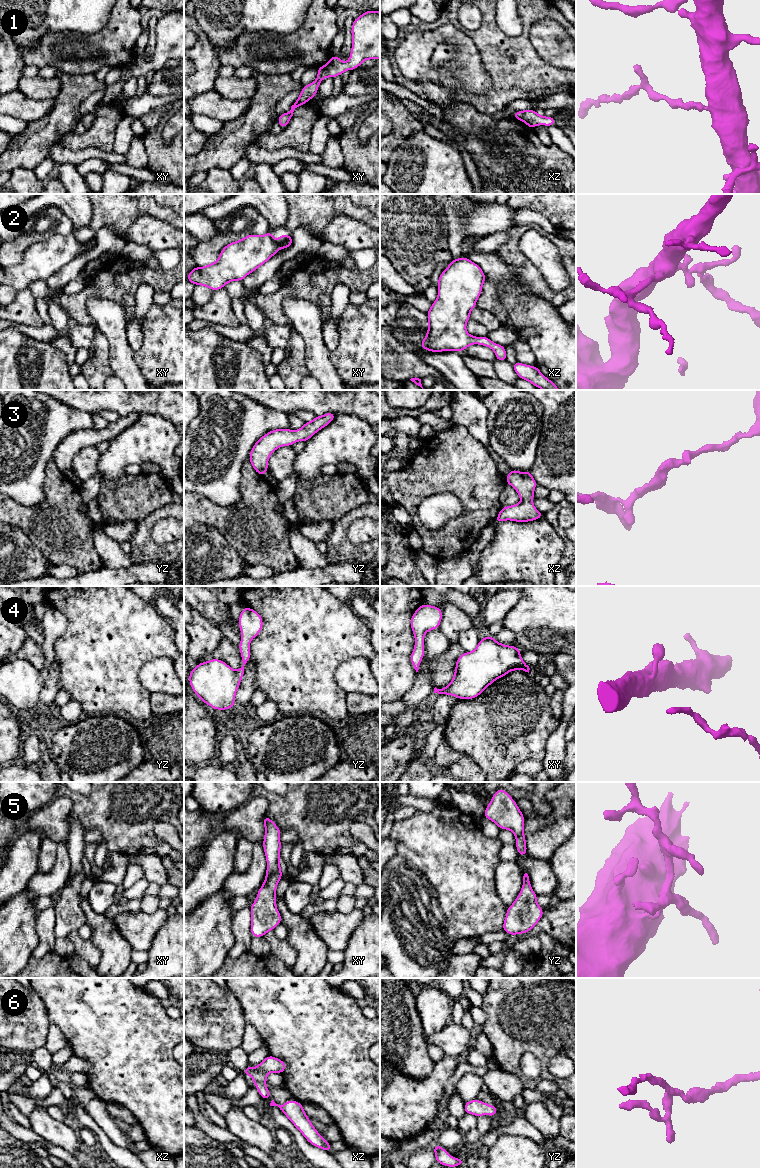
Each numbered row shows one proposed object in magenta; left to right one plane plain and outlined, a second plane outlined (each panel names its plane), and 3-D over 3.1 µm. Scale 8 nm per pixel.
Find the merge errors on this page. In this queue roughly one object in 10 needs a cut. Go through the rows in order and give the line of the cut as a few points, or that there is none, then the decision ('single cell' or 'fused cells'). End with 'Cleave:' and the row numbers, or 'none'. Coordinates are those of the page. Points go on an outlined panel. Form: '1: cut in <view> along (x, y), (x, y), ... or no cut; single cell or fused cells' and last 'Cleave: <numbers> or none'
1: no cut; single cell
2: no cut; single cell
3: no cut; single cell
4: no cut; single cell
5: no cut; single cell
6: no cut; single cell
Cleave: none

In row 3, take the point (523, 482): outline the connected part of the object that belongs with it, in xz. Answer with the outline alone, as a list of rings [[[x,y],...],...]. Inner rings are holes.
[[[511,469],[505,480],[507,484],[511,485],[517,491],[521,502],[516,505],[502,507],[494,520],[496,523],[505,520],[529,522],[544,516],[544,514],[535,508],[532,502],[537,482],[533,478],[531,470],[528,472],[519,472]]]

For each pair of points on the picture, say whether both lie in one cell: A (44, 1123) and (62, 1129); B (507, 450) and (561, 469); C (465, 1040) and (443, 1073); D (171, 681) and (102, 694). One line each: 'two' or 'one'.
A: one
B: two
C: two
D: two

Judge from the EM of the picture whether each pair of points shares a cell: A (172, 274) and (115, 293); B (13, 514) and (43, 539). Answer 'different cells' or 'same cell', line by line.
A: same cell
B: same cell

